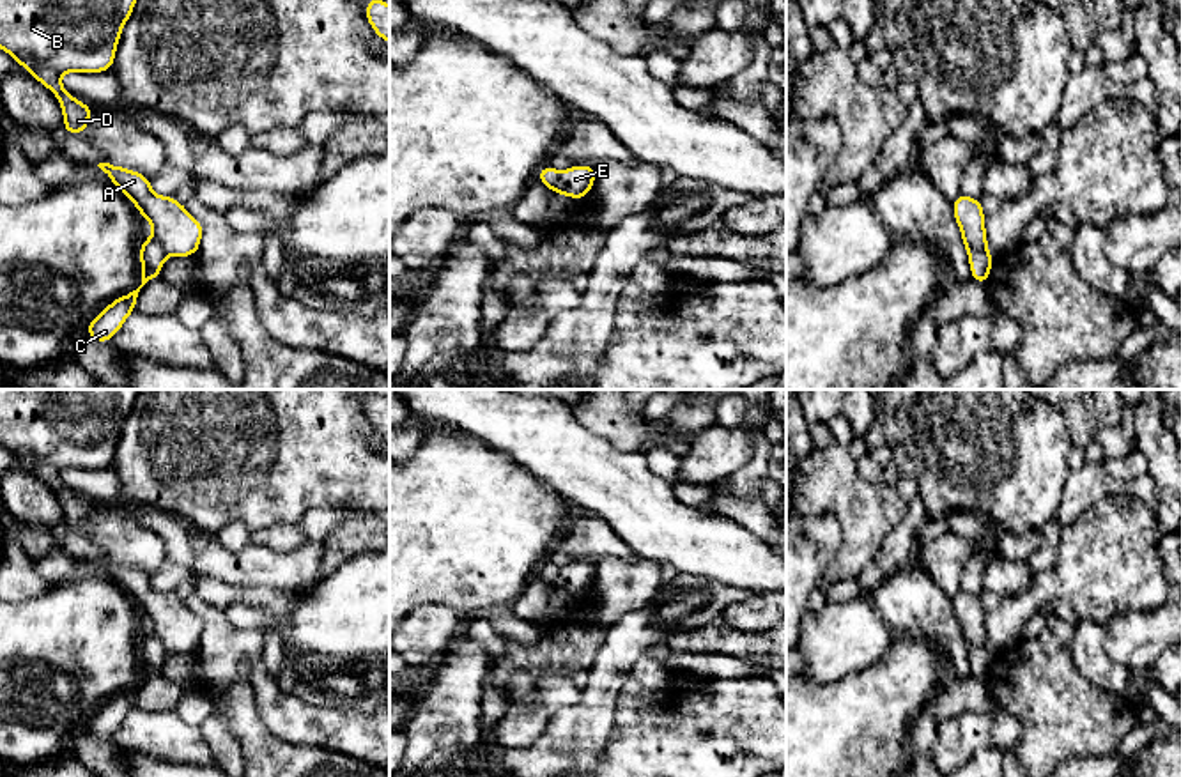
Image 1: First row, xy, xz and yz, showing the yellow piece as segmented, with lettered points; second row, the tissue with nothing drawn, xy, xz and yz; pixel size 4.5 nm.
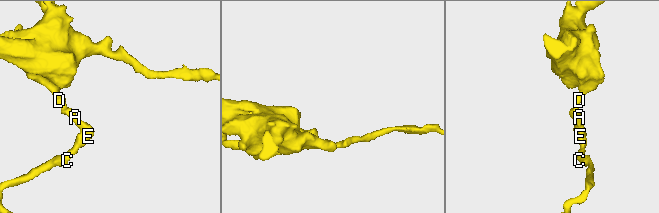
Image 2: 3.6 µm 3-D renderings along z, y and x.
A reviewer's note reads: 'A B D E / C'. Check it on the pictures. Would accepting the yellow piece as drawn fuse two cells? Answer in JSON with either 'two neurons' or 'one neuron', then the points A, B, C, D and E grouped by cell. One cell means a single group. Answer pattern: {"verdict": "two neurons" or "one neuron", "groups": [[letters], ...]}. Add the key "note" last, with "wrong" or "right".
{"verdict": "two neurons", "groups": [["A", "B", "D", "E"], ["C"]], "note": "right"}

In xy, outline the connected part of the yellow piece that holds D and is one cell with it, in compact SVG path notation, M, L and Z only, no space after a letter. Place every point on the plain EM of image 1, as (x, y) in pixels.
M0 389L0 444L48 483L64 510L64 529L87 526L94 506L60 480L69 467L103 469L115 458L120 428L140 389Z

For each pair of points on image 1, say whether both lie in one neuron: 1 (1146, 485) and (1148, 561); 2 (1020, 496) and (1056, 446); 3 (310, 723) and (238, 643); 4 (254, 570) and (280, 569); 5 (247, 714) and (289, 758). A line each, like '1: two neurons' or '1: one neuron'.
1: two neurons
2: one neuron
3: one neuron
4: one neuron
5: one neuron

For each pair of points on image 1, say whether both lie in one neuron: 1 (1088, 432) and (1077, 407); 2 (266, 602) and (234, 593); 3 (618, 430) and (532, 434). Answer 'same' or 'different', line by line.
1: same
2: same
3: different

